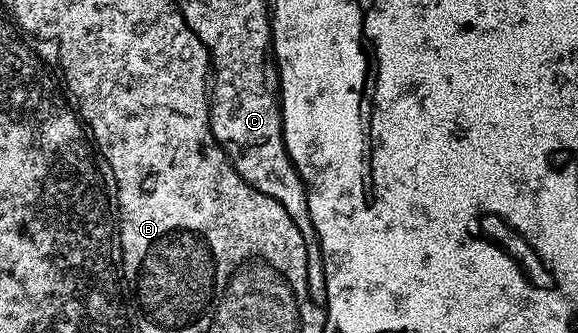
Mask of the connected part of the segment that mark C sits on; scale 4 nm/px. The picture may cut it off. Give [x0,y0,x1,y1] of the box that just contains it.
[209,88,325,301]

